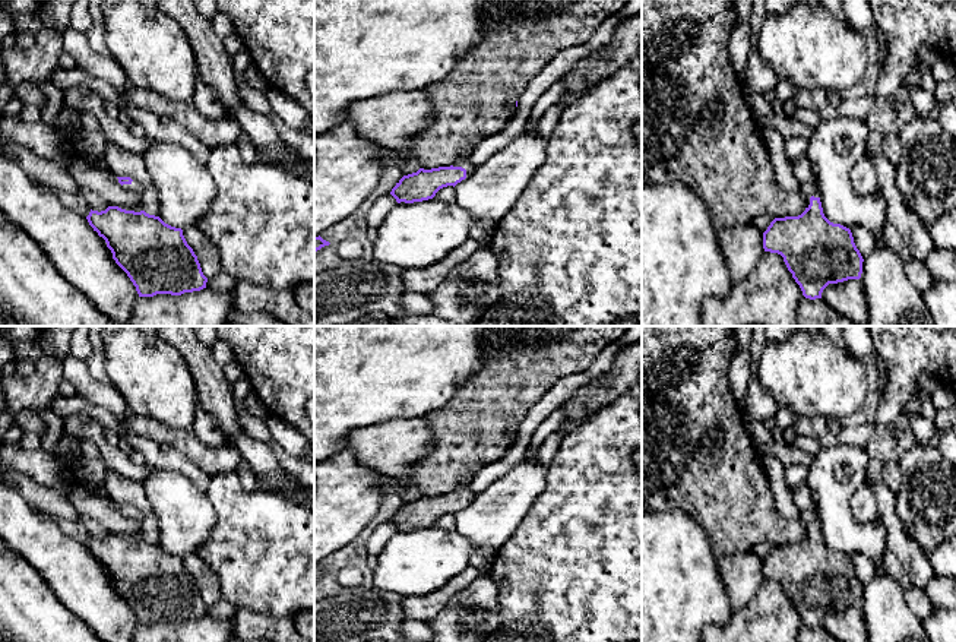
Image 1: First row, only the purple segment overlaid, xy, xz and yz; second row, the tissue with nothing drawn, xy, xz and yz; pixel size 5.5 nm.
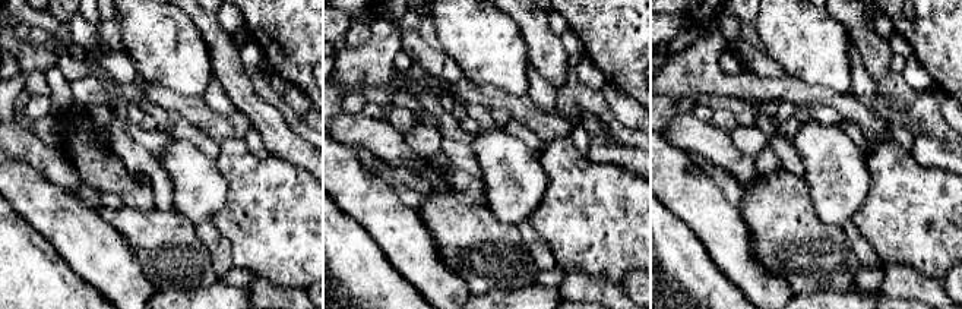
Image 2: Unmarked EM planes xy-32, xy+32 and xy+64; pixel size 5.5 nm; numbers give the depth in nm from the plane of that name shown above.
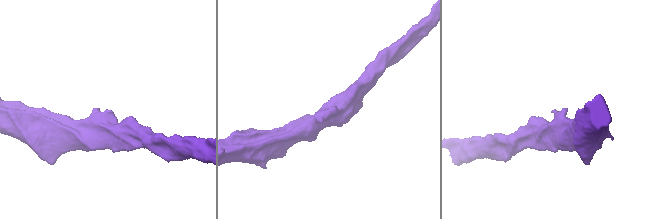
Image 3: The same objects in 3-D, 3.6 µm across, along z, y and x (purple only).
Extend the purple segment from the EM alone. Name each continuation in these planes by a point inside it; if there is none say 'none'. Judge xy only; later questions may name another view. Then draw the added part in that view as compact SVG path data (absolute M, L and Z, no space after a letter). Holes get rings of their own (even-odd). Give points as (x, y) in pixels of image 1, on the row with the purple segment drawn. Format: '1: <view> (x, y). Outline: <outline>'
1: xy (135, 186). Outline: M133 180L130 184L123 184L121 187L129 190L129 192L139 193L139 195L142 195L142 190L143 190L142 184L139 181L136 181L136 180Z

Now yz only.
1: yz (810, 189). Outline: M805 183L804 187L803 187L803 190L804 190L804 195L805 195L805 199L807 199L805 208L808 208L808 205L810 205L810 197L811 197L811 196L820 197L820 192L819 192L819 189L816 187L814 183Z

